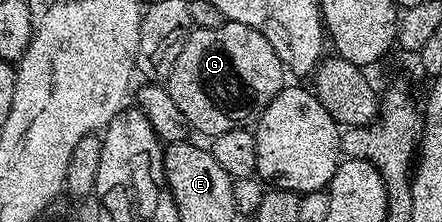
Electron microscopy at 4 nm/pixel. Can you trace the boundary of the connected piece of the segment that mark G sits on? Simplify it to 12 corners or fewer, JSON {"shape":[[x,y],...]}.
{"shape":[[258,29],[188,34],[166,86],[189,128],[251,128],[286,85]]}

